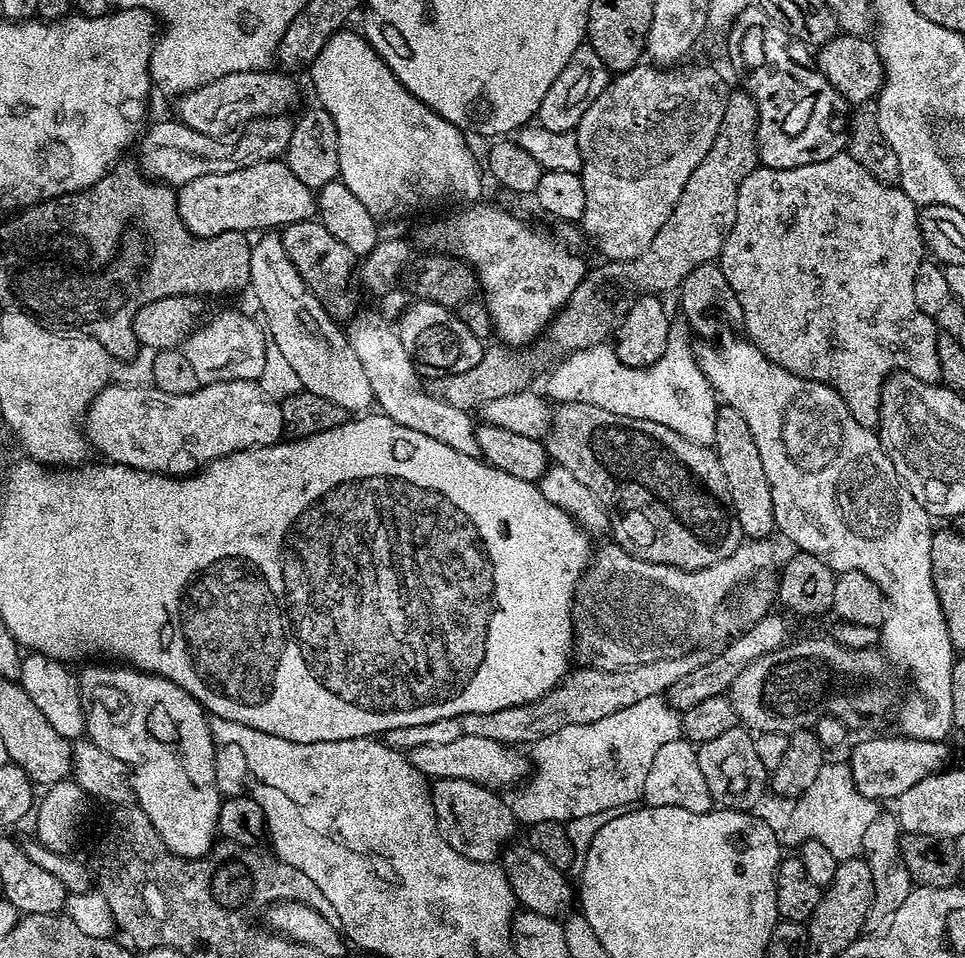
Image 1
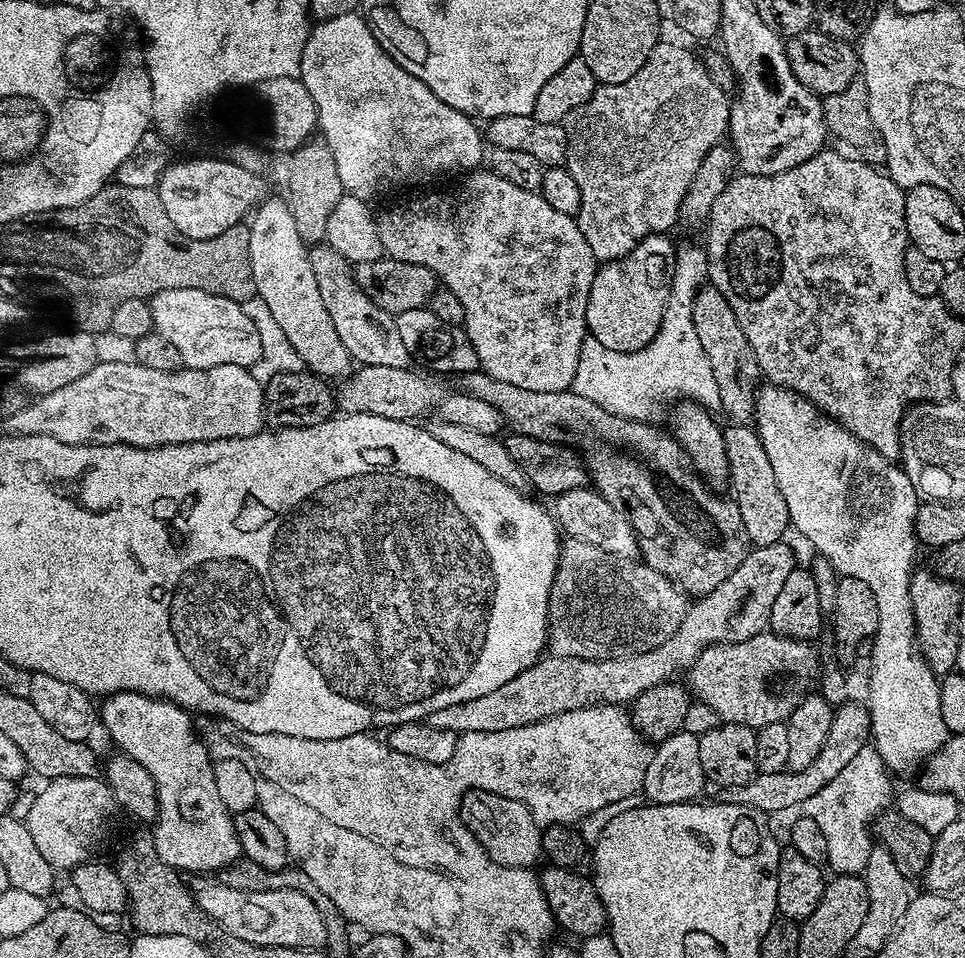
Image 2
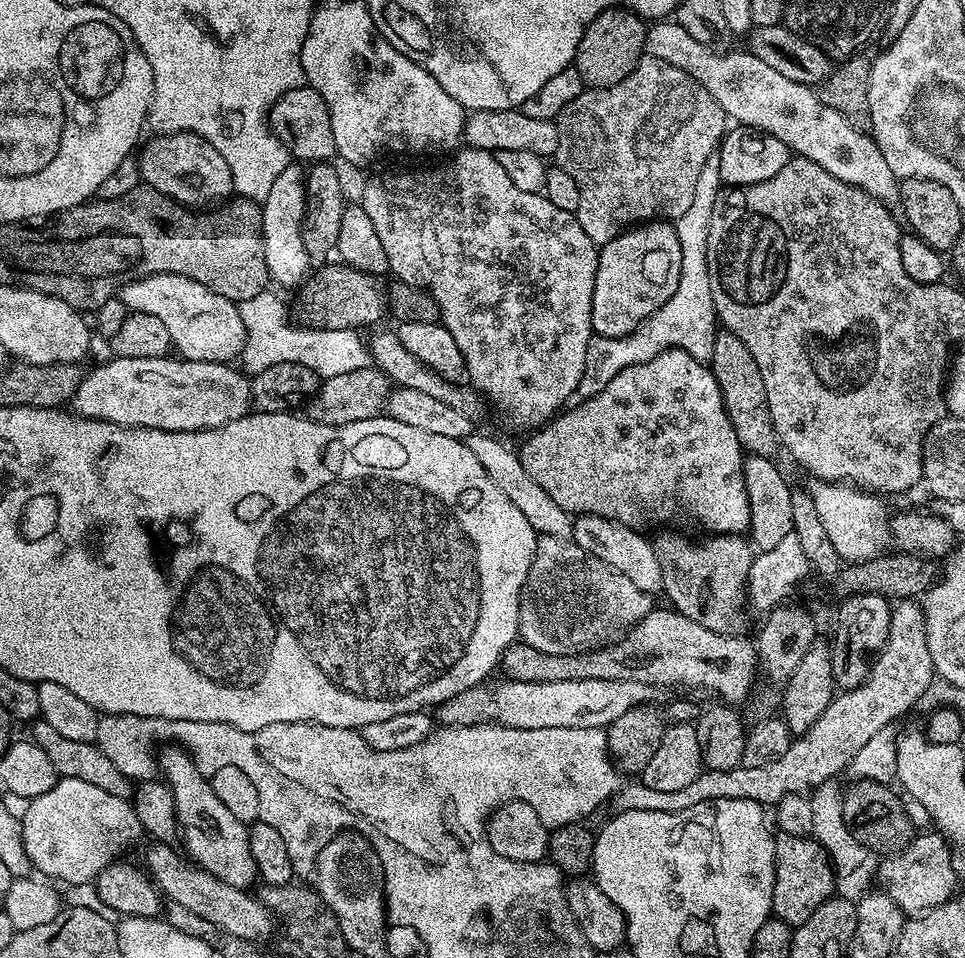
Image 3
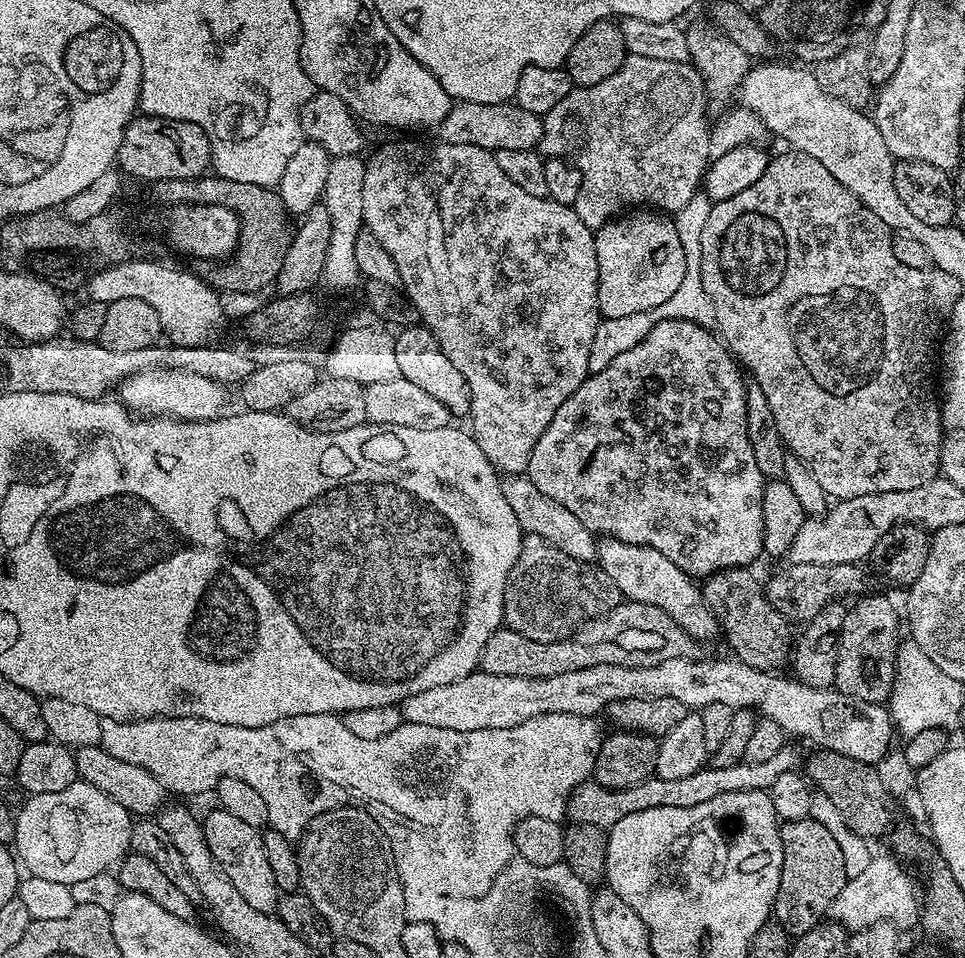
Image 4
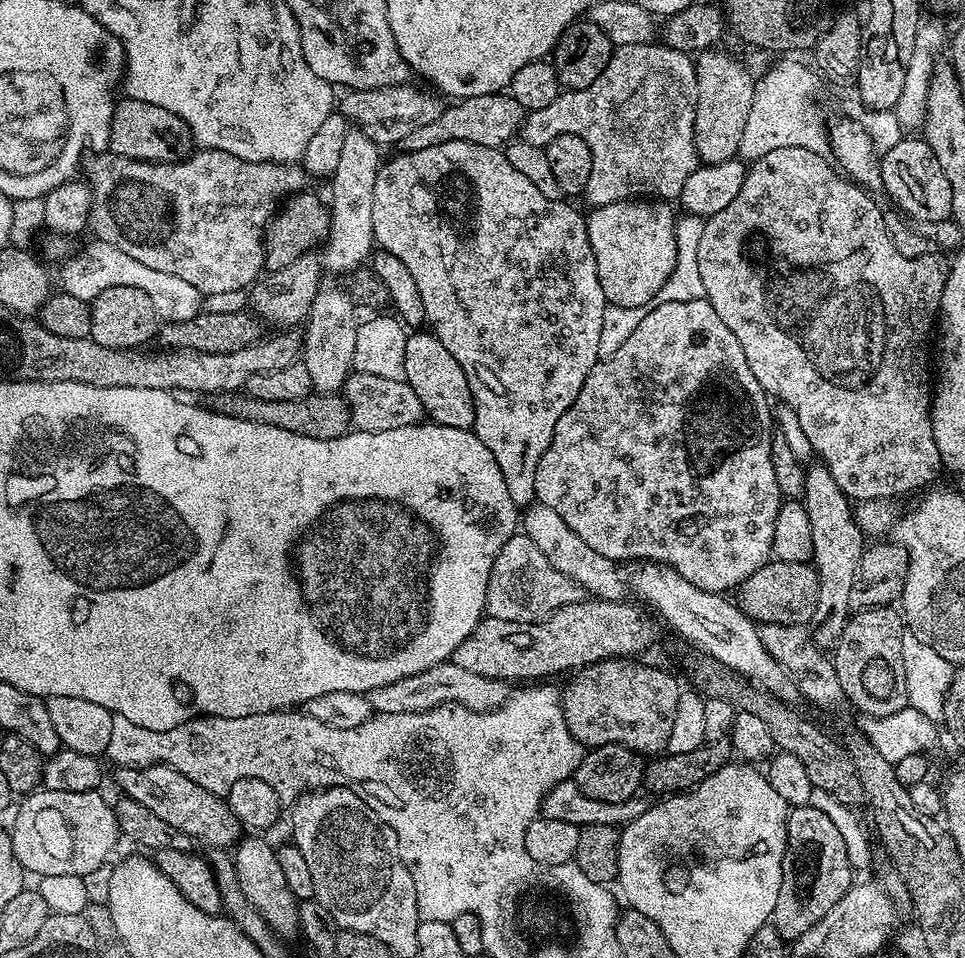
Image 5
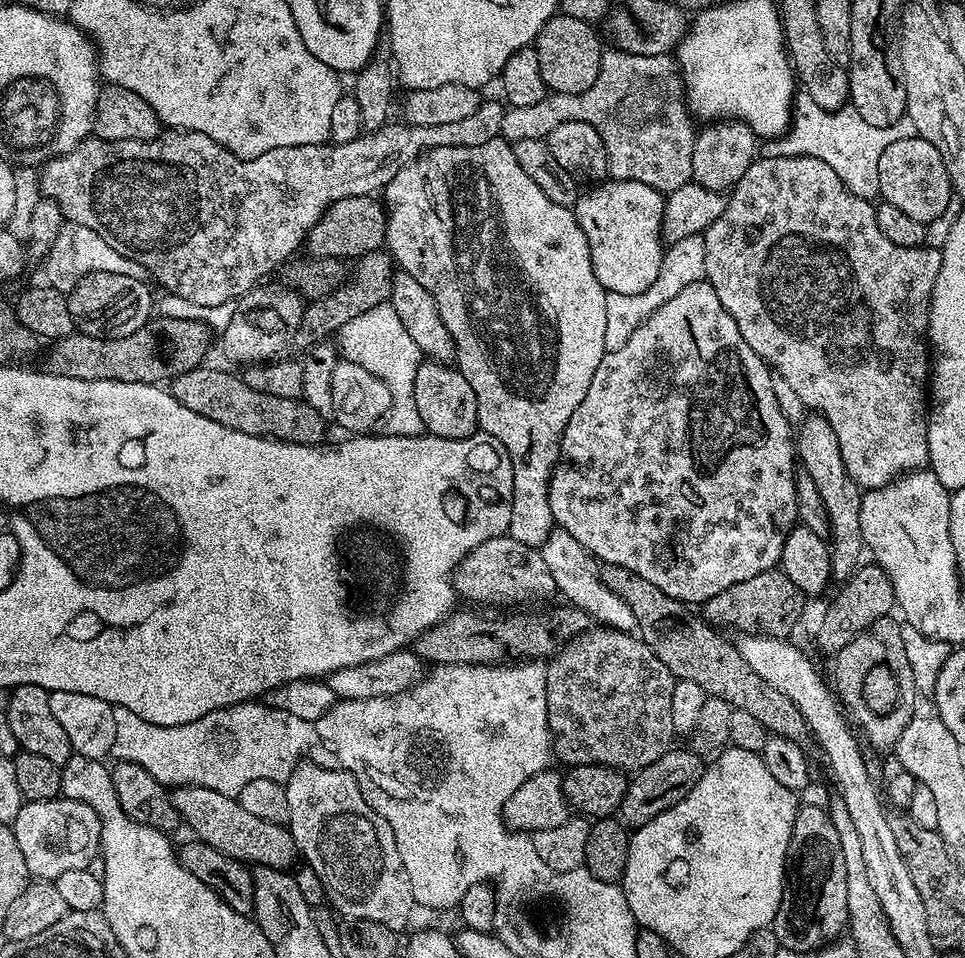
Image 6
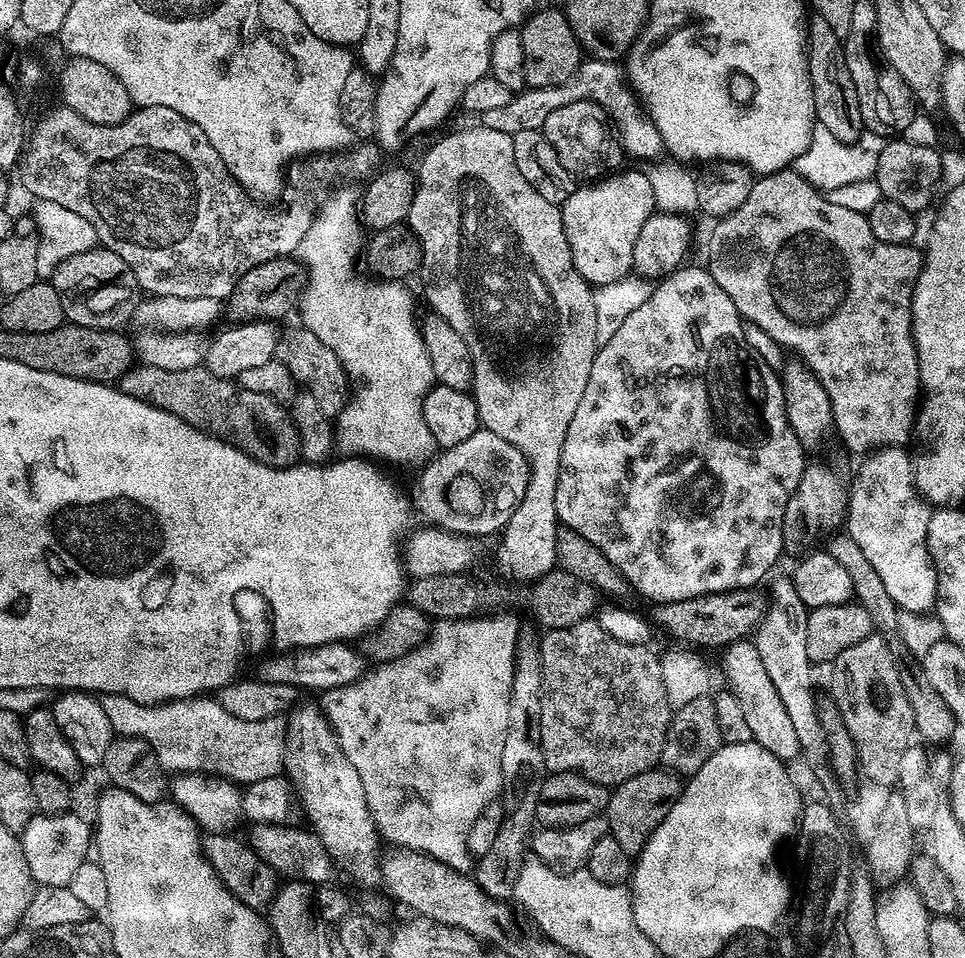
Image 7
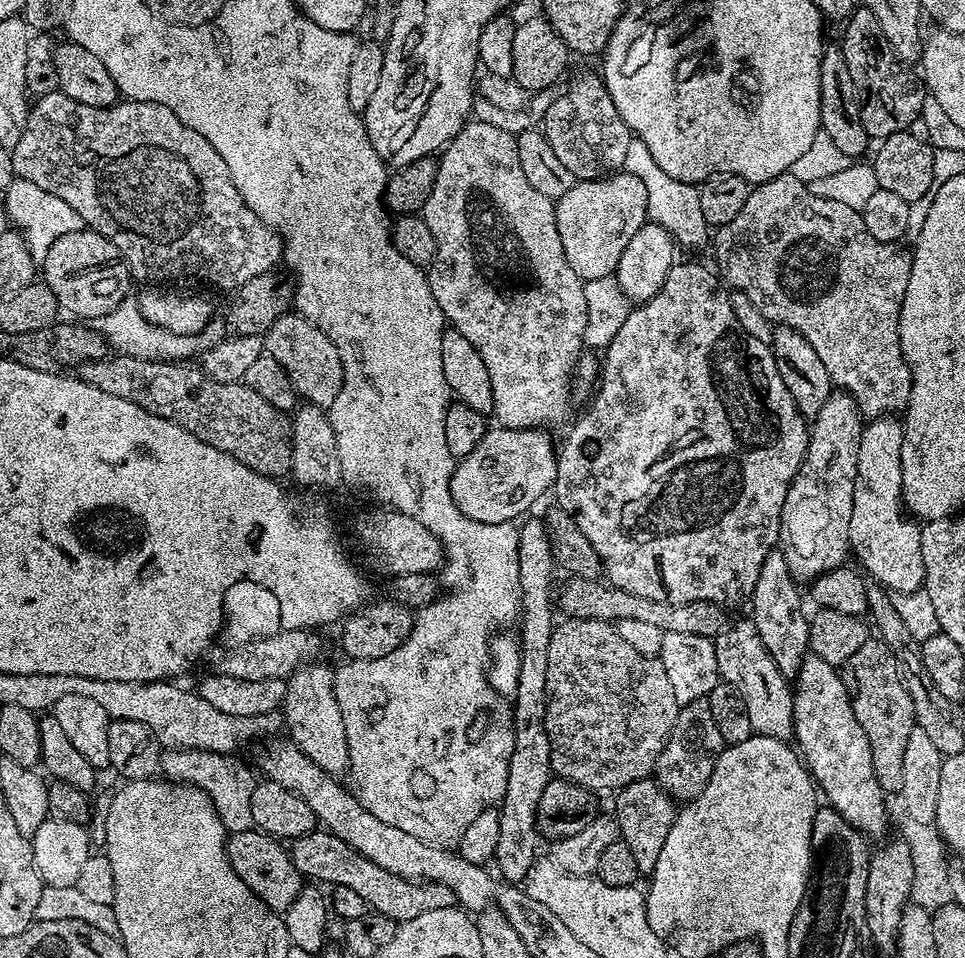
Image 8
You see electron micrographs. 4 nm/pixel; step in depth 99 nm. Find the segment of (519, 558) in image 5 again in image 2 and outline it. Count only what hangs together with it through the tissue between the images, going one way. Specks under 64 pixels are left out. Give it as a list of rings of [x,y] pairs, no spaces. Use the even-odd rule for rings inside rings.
[[[571,538],[565,539],[560,546],[560,557],[558,566],[554,574],[554,582],[550,586],[548,595],[548,639],[546,648],[551,655],[565,656],[566,658],[586,658],[587,660],[605,660],[606,658],[622,658],[623,656],[633,656],[654,650],[666,642],[682,626],[682,618],[688,613],[690,604],[683,592],[676,588],[658,570],[650,570],[650,566],[639,559],[627,560],[618,558],[614,554],[606,554],[606,550],[598,550],[598,546],[590,546],[590,542],[578,542]]]

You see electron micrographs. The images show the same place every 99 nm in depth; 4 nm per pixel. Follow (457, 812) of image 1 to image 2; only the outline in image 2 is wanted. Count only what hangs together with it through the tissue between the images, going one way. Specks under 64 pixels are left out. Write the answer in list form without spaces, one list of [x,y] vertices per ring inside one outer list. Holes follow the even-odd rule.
[[[470,790],[460,798],[460,821],[472,831],[472,839],[478,841],[482,851],[502,866],[529,868],[541,859],[541,825],[536,823],[535,811],[525,801],[515,800],[493,792]]]

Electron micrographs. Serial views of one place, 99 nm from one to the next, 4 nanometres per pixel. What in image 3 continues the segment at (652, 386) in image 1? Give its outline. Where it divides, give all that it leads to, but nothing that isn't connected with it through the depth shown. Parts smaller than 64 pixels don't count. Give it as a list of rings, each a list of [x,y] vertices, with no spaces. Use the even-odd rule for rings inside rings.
[[[707,160],[698,174],[698,183],[694,185],[694,199],[686,214],[674,221],[678,234],[678,246],[682,246],[682,270],[678,278],[678,290],[639,328],[629,336],[606,338],[593,335],[586,350],[586,366],[582,370],[582,382],[578,389],[581,397],[598,394],[626,366],[634,366],[662,354],[668,348],[680,348],[689,352],[695,360],[708,362],[712,359],[714,338],[718,331],[716,307],[710,294],[710,274],[706,258],[706,238],[710,238],[710,218],[714,214],[716,199],[722,188],[716,184],[716,160]]]

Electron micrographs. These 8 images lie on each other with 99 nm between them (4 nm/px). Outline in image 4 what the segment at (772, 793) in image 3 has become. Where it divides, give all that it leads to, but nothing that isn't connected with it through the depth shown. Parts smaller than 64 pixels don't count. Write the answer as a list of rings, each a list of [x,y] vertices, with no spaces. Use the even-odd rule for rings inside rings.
[[[785,746],[773,754],[767,762],[743,762],[734,766],[722,766],[713,768],[705,766],[698,769],[687,778],[662,778],[655,774],[647,780],[638,782],[638,786],[629,788],[607,788],[597,784],[595,779],[589,778],[579,784],[570,794],[566,809],[567,819],[571,823],[598,826],[605,830],[612,828],[615,822],[621,818],[627,818],[629,814],[638,814],[638,810],[654,810],[658,806],[698,806],[701,802],[710,802],[710,798],[718,798],[718,794],[730,794],[742,790],[768,790],[771,789],[774,778],[778,774],[786,774],[797,767],[796,752],[792,746]]]

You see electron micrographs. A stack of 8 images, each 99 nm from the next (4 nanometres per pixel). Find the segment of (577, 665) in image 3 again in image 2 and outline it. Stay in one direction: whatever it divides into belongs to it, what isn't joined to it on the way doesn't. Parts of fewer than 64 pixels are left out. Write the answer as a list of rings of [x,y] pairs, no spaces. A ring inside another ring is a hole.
[[[771,630],[759,632],[754,638],[746,638],[746,642],[733,644],[710,644],[687,669],[686,684],[701,704],[710,706],[714,714],[720,716],[725,724],[741,724],[753,730],[771,724],[782,724],[788,716],[809,695],[812,683],[822,672],[822,656],[812,649],[813,645],[806,640],[789,640],[787,636],[777,636]]]

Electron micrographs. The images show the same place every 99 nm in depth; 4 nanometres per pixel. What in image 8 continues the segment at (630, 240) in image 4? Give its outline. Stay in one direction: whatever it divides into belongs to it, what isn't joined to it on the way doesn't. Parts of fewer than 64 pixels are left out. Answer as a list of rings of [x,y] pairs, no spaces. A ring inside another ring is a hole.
[[[625,170],[600,177],[599,180],[577,180],[555,201],[556,221],[558,222],[558,238],[562,238],[562,251],[566,253],[566,262],[570,262],[570,270],[578,274],[580,279],[608,280],[618,266],[618,258],[622,258],[622,250],[638,234],[638,230],[649,219],[647,214],[647,192],[645,183]]]

